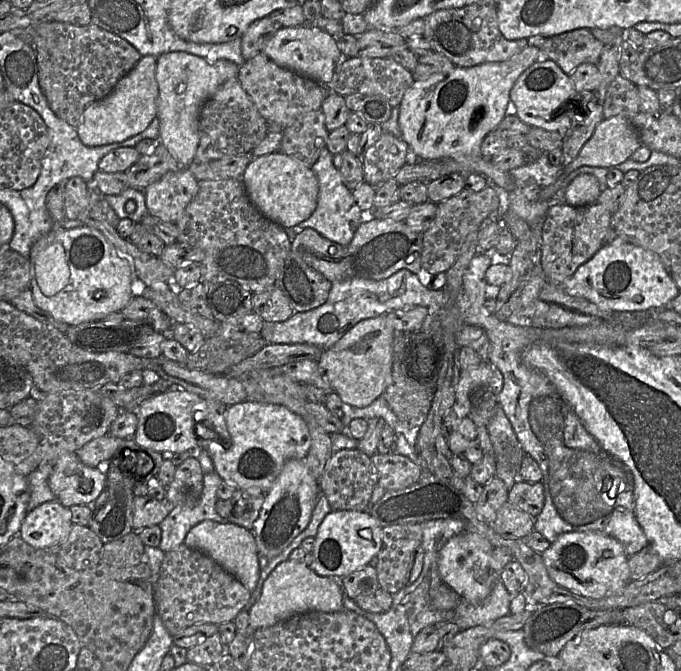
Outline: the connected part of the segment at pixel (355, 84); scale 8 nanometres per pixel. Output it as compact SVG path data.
M341 53L333 79L325 86L330 93L343 97L351 94L382 96L392 107L399 107L404 94L413 82L412 73L391 58L352 58Z

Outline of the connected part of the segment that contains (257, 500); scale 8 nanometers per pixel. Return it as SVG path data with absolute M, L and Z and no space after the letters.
M236 488L230 499L232 511L227 519L228 522L251 531L254 522L259 516L264 497L262 491L257 488L247 490Z

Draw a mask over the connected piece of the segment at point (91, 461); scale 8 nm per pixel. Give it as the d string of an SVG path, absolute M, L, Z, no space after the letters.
M107 434L89 441L76 451L76 454L86 466L105 465L124 449L124 441L125 439Z

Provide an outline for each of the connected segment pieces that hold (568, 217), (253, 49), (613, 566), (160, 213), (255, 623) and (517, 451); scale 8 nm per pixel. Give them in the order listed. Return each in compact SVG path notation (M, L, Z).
M599 202L583 207L558 204L549 208L542 228L541 255L542 272L549 283L560 285L608 243L612 215Z
M269 16L252 22L241 36L241 53L245 60L249 60L262 52L266 43L283 26Z
M563 533L541 556L554 582L584 597L603 598L623 589L631 581L625 548L615 538L602 533Z
M186 168L168 172L144 189L148 213L163 222L175 224L198 189L198 181Z
M286 560L265 580L259 599L249 610L249 626L257 630L307 612L333 613L343 609L343 591L337 581L319 576L301 562Z
M499 405L487 425L496 459L496 476L510 491L520 480L519 470L526 455L519 443L513 427Z

